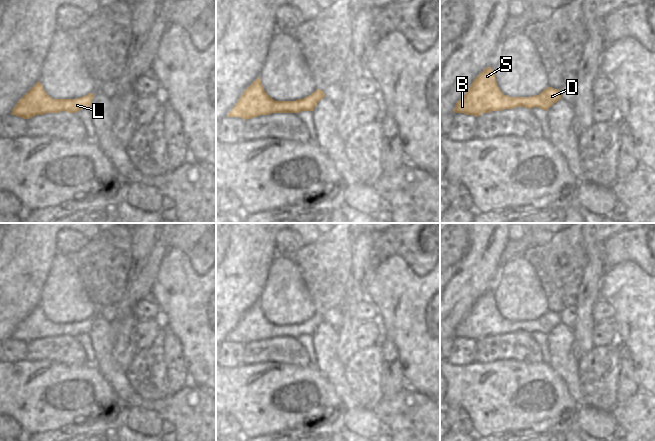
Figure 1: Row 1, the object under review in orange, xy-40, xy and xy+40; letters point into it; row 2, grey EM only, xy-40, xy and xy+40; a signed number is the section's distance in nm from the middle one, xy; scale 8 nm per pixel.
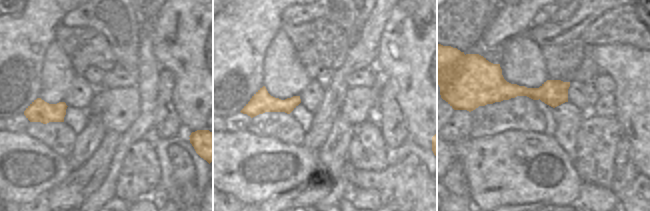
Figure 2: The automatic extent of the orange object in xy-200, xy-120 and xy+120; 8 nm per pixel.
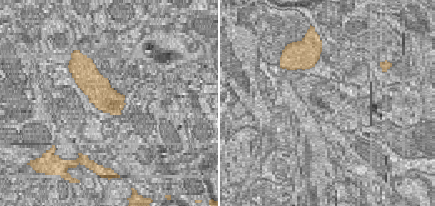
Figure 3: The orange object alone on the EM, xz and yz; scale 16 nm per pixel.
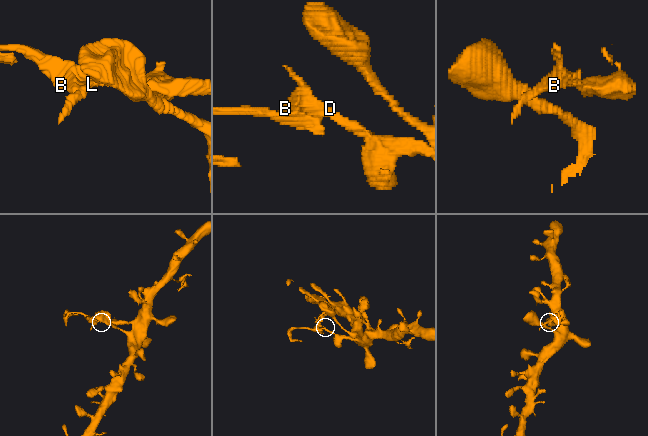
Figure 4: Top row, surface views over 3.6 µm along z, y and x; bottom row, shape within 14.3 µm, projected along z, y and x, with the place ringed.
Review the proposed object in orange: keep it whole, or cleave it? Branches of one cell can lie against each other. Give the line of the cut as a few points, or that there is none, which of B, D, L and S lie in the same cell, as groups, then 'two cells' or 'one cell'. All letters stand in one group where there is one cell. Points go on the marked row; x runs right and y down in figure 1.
xy+40 (539, 94), (544, 109) | B L S / D | two cells

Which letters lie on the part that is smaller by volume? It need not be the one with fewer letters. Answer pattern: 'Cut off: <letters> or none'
Cut off: B, L, S

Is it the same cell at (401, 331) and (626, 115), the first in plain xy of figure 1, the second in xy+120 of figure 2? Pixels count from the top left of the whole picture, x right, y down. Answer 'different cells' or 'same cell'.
same cell

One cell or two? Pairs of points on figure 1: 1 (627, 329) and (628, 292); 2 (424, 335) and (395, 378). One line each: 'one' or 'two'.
1: one
2: two

